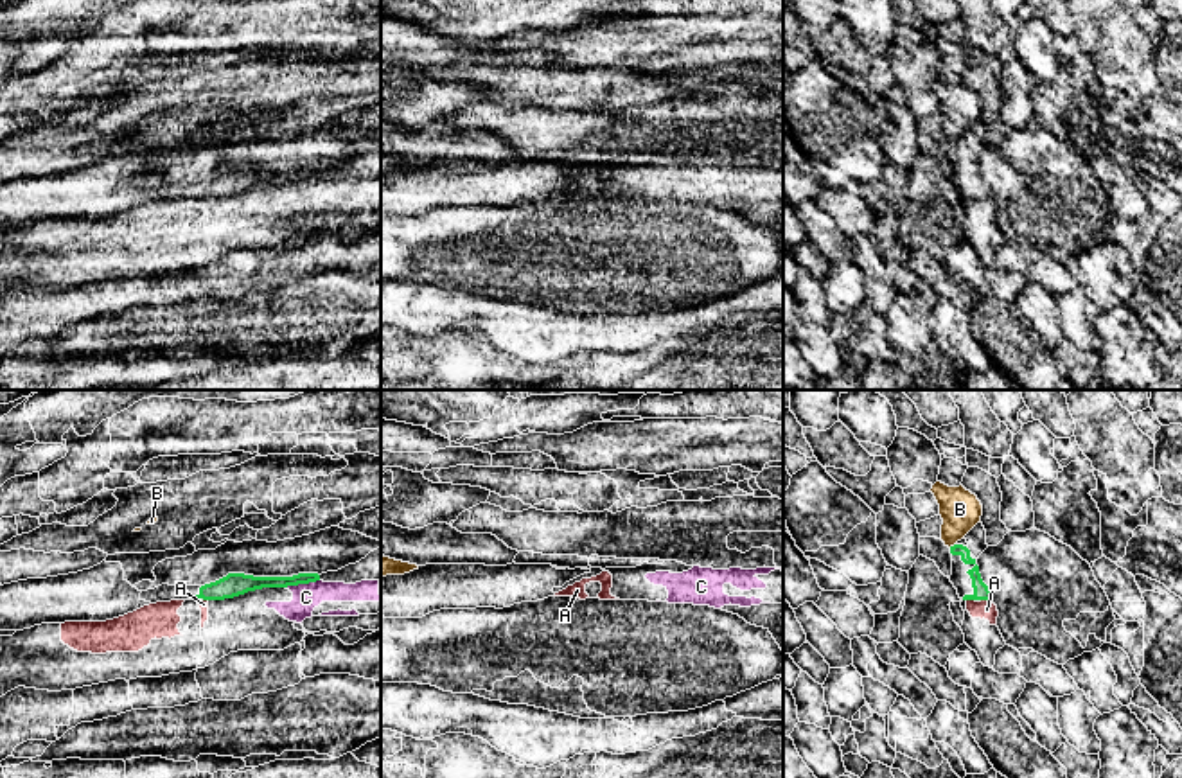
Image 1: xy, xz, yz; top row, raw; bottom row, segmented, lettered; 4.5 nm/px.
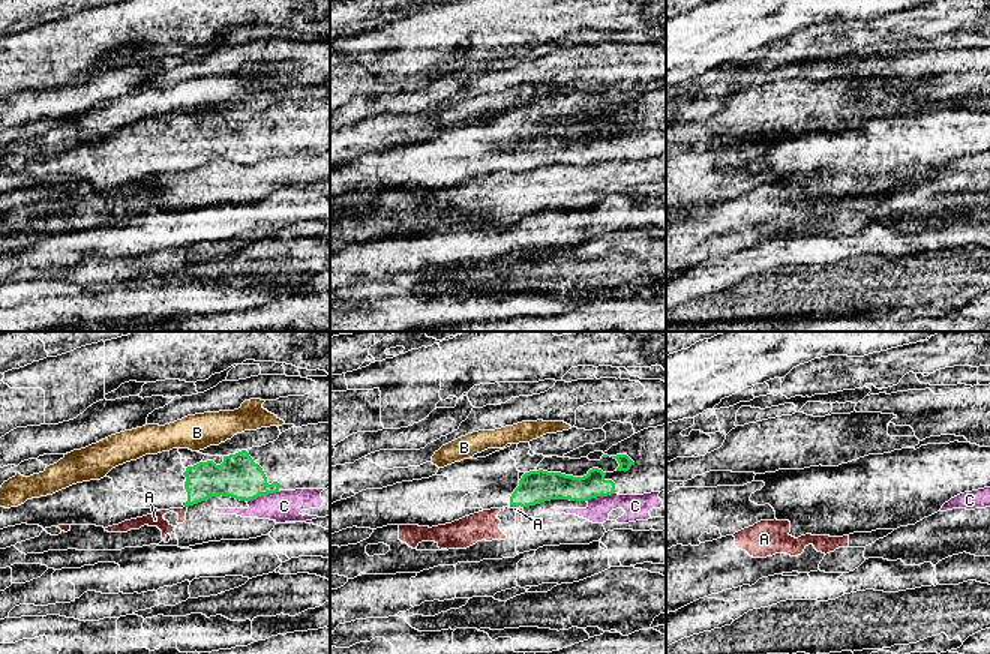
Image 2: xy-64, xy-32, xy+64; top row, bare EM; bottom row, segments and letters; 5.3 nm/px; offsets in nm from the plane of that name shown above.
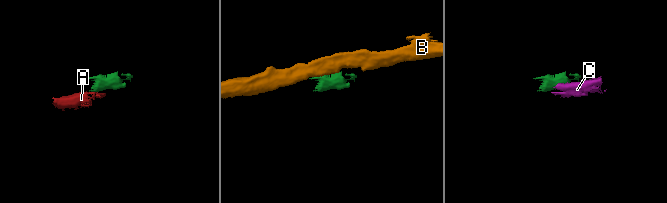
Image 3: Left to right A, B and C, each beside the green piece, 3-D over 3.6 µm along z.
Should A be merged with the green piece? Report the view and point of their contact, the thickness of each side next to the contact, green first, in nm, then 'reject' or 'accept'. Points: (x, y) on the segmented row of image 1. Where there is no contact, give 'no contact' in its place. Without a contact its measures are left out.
contact yz (970, 599); calibres 70 and 90 nm; reject

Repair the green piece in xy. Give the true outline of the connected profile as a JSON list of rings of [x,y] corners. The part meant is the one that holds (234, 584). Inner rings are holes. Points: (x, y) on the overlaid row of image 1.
[[[192,543],[180,550],[149,552],[149,553],[115,553],[108,555],[101,564],[77,573],[27,579],[0,586],[0,631],[23,631],[41,623],[65,623],[65,622],[106,622],[144,606],[171,600],[225,600],[244,595],[262,588],[287,588],[323,582],[356,584],[361,580],[381,580],[381,548],[370,552],[356,564],[348,564],[338,571],[327,573],[298,573],[293,577],[253,577],[244,573],[228,573],[226,577],[205,586],[169,586],[162,584],[154,589],[138,591],[135,586],[142,580],[154,582],[154,566],[165,559],[187,557],[196,552]]]

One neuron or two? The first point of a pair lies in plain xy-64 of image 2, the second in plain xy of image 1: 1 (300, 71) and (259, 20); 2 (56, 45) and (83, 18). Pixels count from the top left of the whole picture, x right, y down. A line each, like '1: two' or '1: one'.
1: two
2: two

